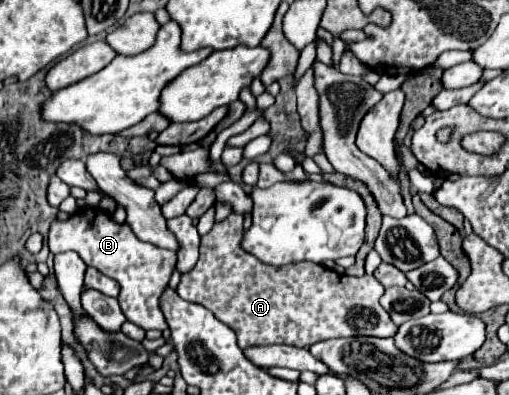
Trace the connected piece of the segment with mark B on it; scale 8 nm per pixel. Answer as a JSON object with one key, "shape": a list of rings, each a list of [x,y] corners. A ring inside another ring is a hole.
{"shape":[[[82,207],[66,221],[54,219],[48,235],[50,251],[76,251],[86,265],[96,267],[106,277],[112,277],[120,285],[120,307],[128,321],[136,323],[142,329],[160,329],[168,327],[164,313],[160,309],[160,297],[168,287],[170,275],[176,267],[176,253],[152,247],[150,243],[140,241],[128,223],[116,223],[110,213],[100,207]]]}

